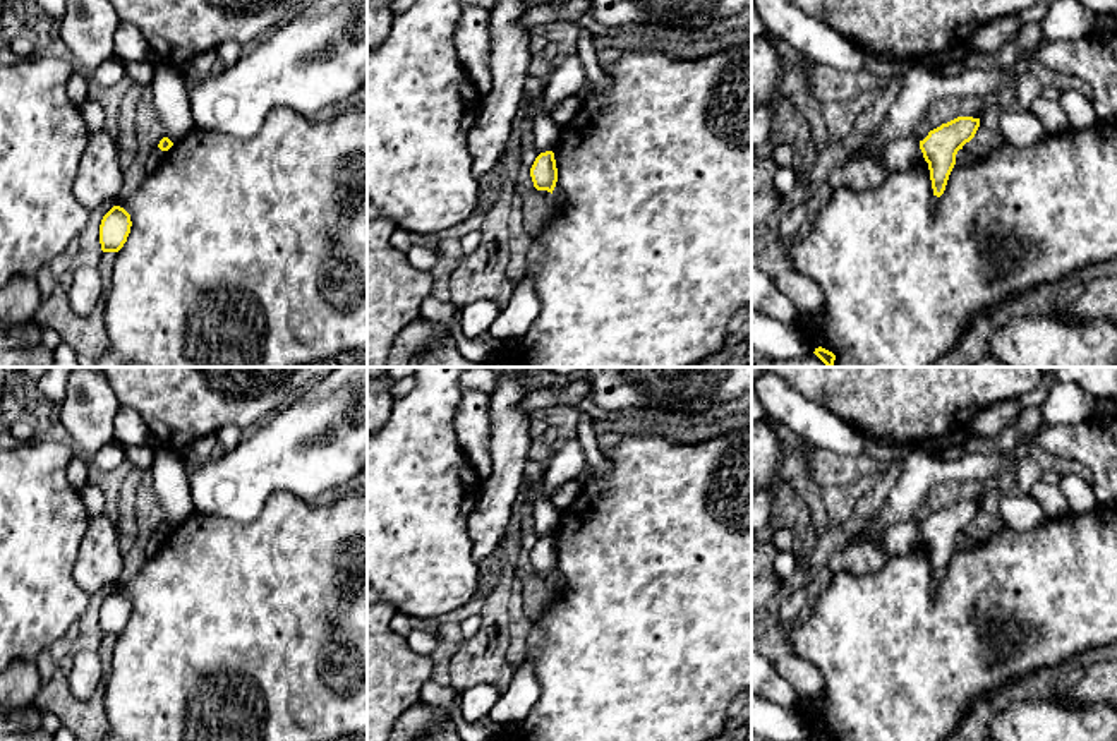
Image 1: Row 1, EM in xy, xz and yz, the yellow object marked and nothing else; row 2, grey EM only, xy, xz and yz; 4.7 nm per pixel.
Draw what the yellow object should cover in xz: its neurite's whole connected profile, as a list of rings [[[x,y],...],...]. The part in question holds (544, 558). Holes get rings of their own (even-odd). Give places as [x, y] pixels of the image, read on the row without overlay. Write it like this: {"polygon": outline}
{"polygon": [[[552,535],[540,537],[532,552],[530,561],[537,575],[547,575],[552,578],[558,566],[558,552]]]}

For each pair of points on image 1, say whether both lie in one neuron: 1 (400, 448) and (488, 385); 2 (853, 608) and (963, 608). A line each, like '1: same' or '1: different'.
1: different
2: same

